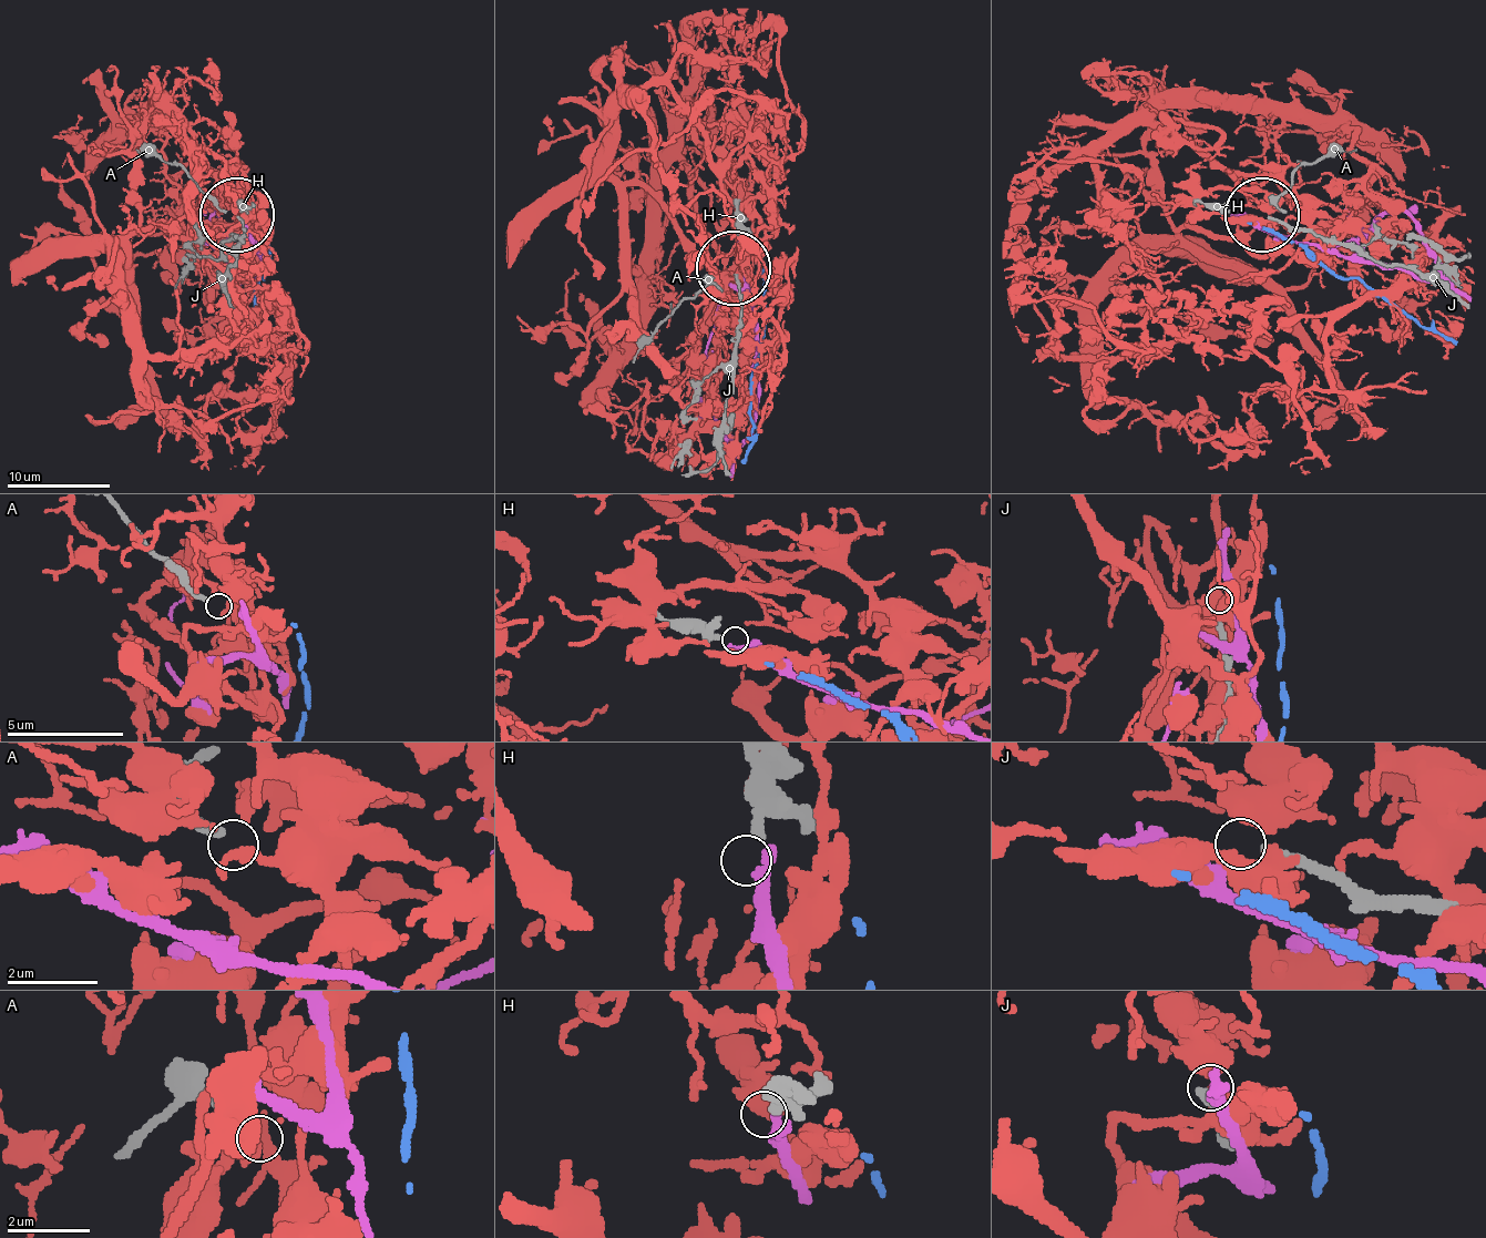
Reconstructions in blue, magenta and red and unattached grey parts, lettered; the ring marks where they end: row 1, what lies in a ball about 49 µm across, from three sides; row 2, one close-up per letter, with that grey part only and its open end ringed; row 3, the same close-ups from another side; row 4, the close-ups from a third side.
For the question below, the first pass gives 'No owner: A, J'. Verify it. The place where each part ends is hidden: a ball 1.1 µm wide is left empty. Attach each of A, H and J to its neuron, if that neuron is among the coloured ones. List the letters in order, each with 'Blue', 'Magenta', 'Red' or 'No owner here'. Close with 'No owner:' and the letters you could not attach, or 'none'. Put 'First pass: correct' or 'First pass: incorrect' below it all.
A: No owner here
H: No owner here
J: No owner here
No owner: A, H, J
First pass: incorrect

